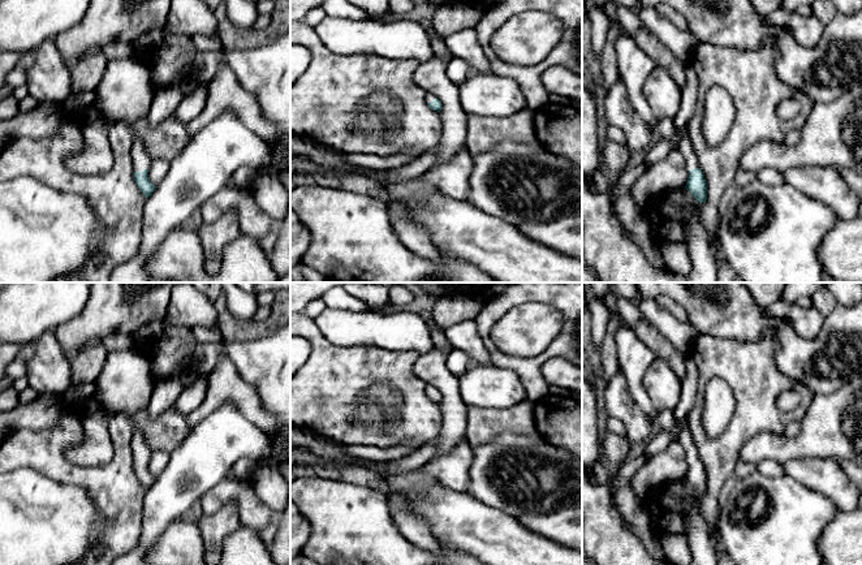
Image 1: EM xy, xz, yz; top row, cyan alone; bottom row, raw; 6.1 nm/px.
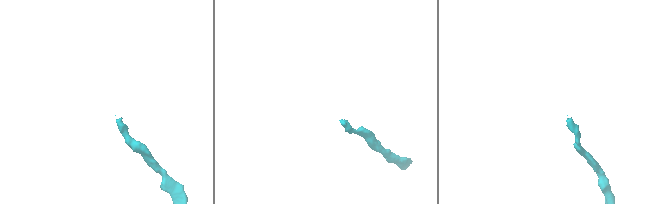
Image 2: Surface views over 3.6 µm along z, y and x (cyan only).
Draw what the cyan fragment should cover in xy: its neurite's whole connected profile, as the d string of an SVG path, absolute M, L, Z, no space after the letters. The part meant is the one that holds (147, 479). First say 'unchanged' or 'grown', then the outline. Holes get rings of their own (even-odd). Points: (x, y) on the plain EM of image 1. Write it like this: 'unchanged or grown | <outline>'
grown | M142 427L134 428L130 448L134 460L134 473L137 474L141 483L146 487L146 489L150 489L156 478L148 470L151 449L146 443Z

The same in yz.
grown | M684 422L680 427L678 443L684 448L686 461L689 462L689 469L685 479L694 487L697 493L706 493L707 474L702 461L699 460L699 450L688 422Z

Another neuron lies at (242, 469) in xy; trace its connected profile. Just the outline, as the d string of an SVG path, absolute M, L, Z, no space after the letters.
M241 458L232 466L232 471L238 479L251 479L255 462L251 458Z

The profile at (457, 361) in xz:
M452 349L447 357L447 368L457 378L462 376L469 365L469 357L466 353L458 350L458 349Z

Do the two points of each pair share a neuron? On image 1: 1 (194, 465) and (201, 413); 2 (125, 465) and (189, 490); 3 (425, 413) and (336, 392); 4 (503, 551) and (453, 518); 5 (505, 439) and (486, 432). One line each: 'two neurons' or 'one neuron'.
1: two neurons
2: two neurons
3: one neuron
4: one neuron
5: two neurons

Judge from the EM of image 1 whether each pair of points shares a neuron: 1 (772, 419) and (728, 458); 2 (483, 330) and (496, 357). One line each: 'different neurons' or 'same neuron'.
1: same neuron
2: same neuron

